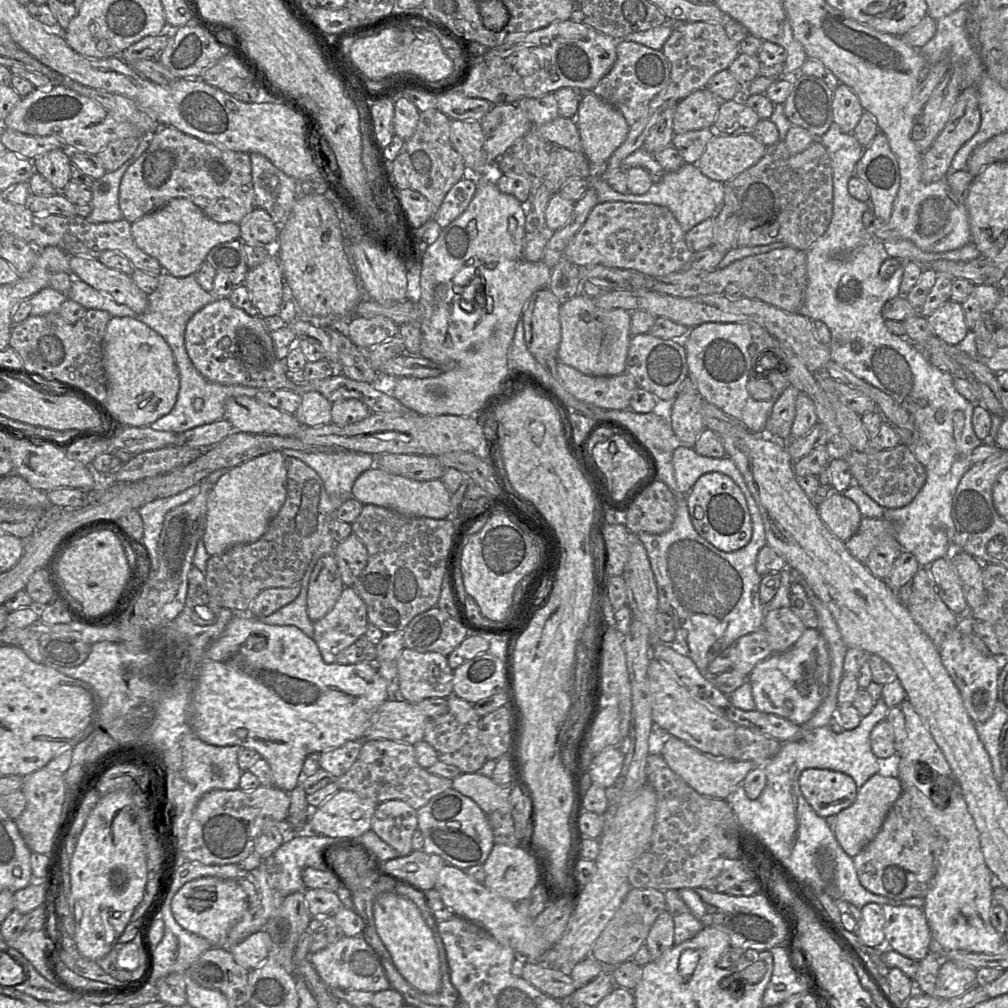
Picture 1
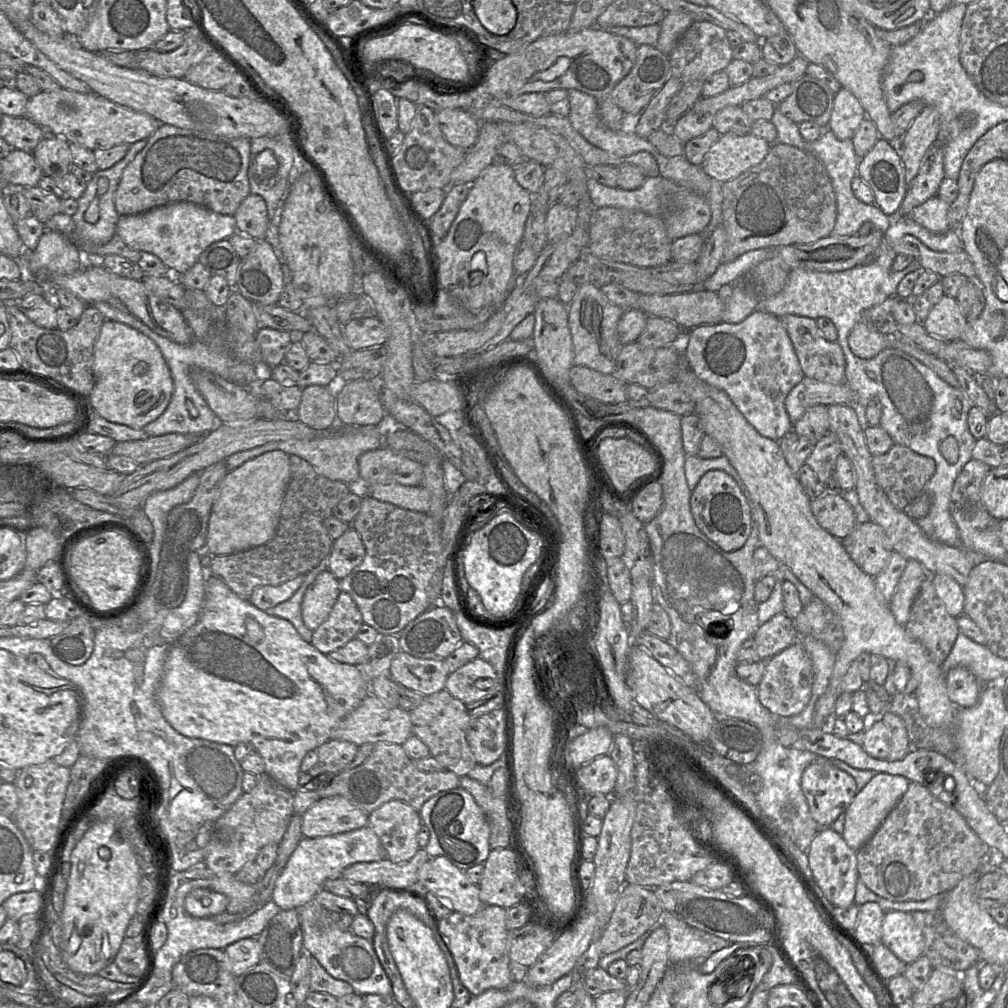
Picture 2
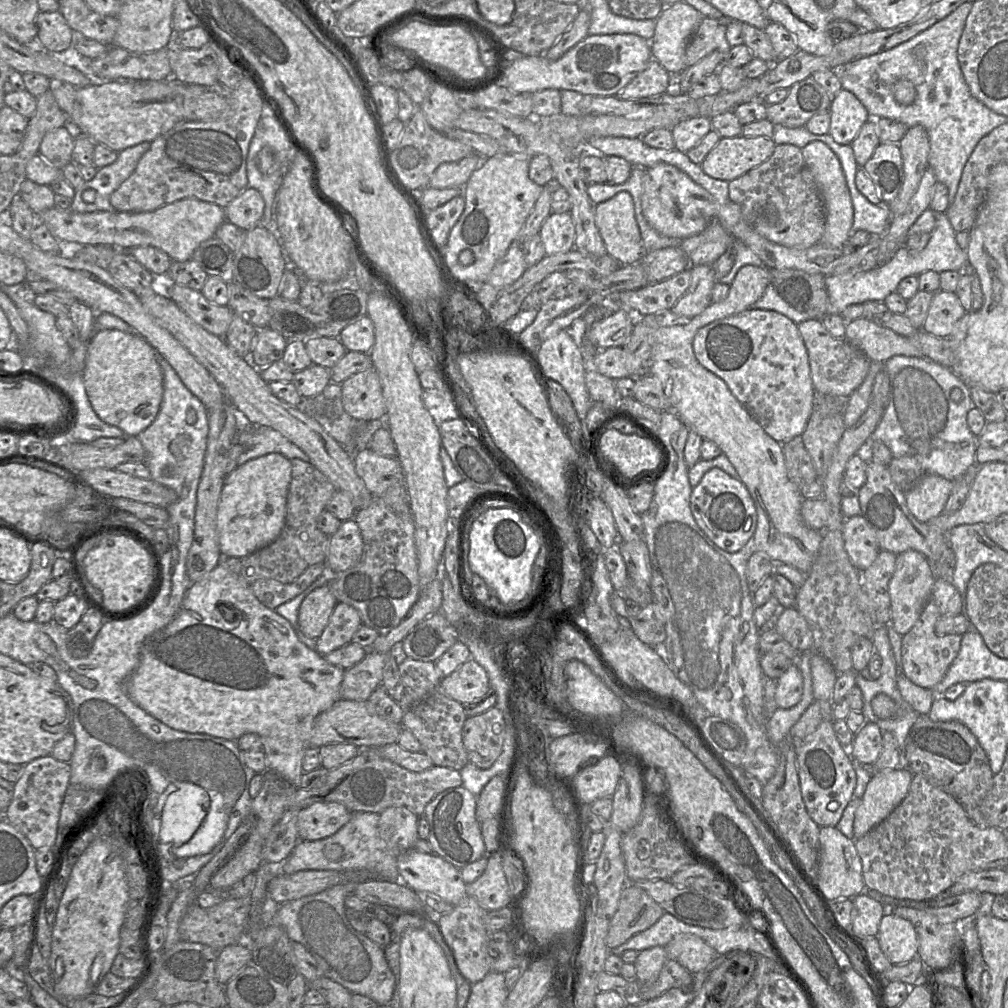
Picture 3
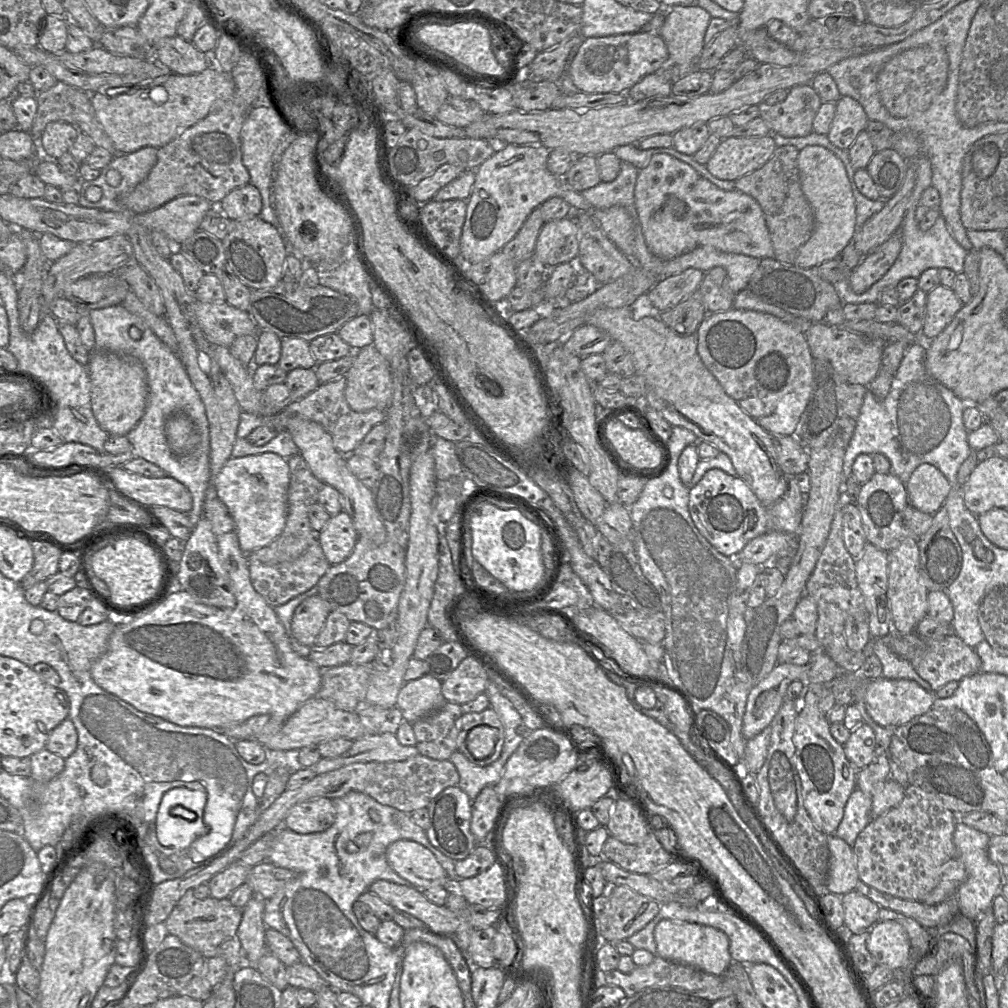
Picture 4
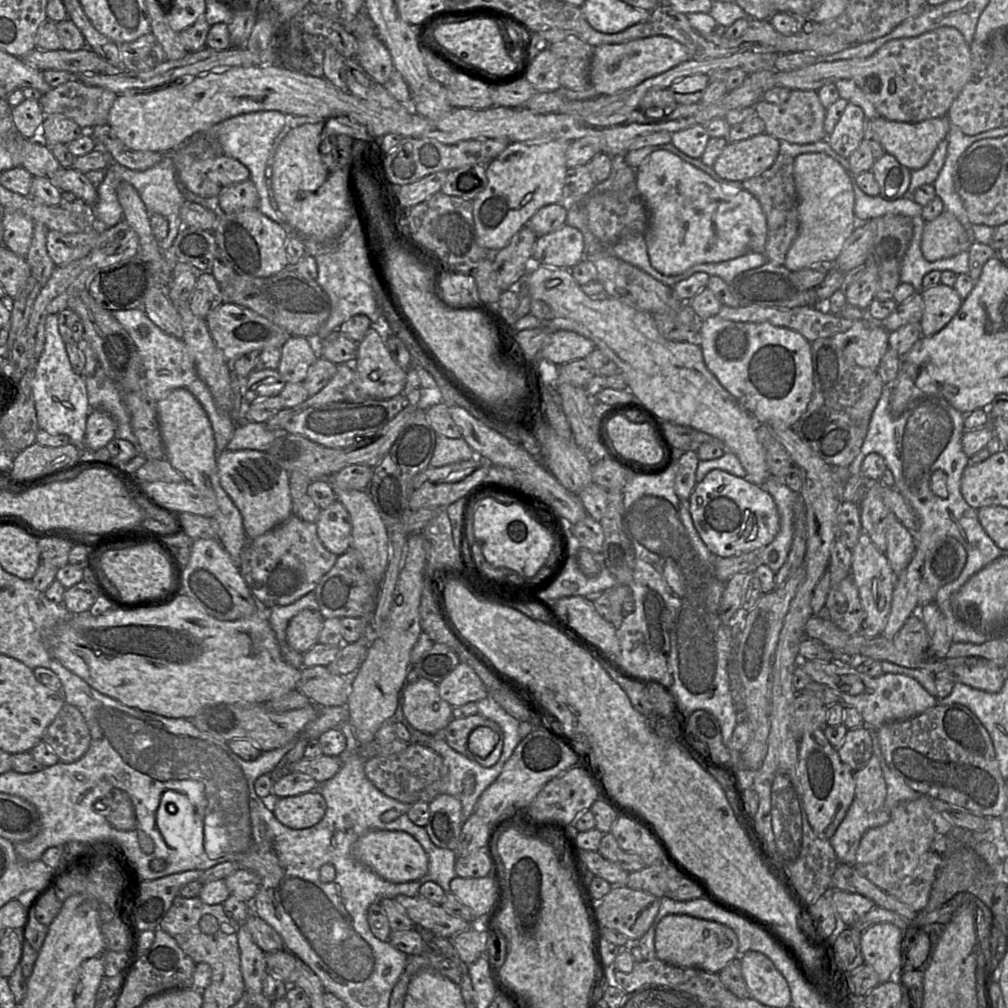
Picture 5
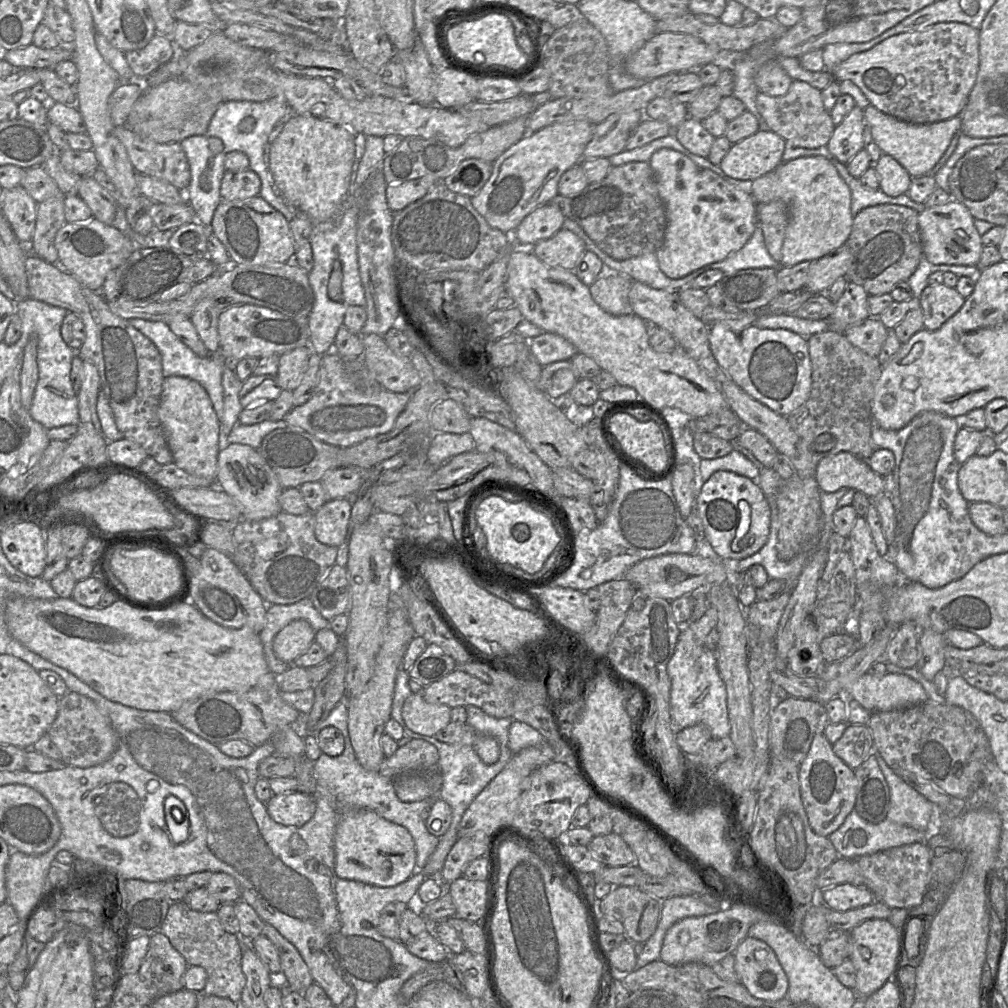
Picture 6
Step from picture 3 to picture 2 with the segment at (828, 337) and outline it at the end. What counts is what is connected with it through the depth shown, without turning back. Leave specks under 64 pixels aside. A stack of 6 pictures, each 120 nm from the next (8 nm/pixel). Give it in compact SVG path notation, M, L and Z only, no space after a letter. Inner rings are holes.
M793 314L780 316L779 319L791 339L806 377L830 384L845 383L846 361L843 350L837 342L830 342L824 337L815 319Z

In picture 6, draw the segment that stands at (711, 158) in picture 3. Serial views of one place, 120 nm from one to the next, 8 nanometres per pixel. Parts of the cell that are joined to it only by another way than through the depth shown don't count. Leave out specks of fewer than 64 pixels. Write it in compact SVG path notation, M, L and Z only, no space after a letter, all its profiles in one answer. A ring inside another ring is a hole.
M758 130L732 144L719 167L731 178L754 181L783 162L784 147L785 140L778 134Z

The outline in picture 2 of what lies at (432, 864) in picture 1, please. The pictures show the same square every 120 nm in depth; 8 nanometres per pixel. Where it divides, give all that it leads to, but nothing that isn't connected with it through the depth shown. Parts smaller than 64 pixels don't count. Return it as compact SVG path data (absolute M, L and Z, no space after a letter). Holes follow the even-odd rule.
M419 848L414 857L405 863L394 863L388 858L358 862L346 867L340 877L386 889L418 887L418 869L431 858L425 848Z

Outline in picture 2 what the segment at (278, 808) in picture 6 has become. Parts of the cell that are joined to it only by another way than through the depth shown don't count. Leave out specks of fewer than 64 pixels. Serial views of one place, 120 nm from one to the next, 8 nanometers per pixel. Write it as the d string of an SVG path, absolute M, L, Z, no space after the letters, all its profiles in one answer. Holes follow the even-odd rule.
M337 795L320 798L303 815L303 837L317 838L360 829L369 823L369 814Z

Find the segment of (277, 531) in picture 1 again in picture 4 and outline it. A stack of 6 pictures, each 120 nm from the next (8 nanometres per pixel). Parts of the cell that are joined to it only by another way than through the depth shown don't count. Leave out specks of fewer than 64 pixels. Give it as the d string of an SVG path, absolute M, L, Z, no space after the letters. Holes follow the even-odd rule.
M298 454L287 459L289 465L290 483L288 487L287 501L287 521L285 527L272 543L254 550L247 554L248 565L278 565L281 563L291 562L299 558L307 548L317 541L317 533L313 530L309 521L309 508L317 502L318 493L324 483L318 480L311 472L308 464L303 457Z

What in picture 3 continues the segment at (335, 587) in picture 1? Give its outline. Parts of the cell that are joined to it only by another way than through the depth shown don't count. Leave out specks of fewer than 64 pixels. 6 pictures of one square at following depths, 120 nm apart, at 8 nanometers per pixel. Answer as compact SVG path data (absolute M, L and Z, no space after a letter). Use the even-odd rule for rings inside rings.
M329 584L310 592L299 608L298 625L301 632L308 638L318 639L337 603L338 600Z

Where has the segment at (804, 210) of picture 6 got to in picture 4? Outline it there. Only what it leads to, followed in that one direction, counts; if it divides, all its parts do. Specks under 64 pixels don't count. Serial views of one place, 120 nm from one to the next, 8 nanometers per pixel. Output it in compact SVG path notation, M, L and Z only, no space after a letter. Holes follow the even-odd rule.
M811 145L800 150L798 170L800 185L813 209L815 224L812 235L798 250L793 264L800 268L816 268L823 262L838 258L842 250L853 240L857 232L855 198L843 162L823 146Z

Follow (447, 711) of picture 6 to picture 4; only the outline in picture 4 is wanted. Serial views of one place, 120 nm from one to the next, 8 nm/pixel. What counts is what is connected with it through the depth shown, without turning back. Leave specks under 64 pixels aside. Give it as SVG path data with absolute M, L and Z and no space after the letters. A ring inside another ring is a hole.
M424 675L403 684L396 707L401 711L404 721L413 724L437 711L446 702L441 692L441 682L430 675Z

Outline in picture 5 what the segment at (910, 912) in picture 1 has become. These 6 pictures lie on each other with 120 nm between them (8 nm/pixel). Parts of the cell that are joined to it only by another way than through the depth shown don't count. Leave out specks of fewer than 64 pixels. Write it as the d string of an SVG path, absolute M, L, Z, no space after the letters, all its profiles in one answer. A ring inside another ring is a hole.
M889 922L876 923L861 935L865 964L871 965L880 983L891 980L898 964L900 939L903 931Z

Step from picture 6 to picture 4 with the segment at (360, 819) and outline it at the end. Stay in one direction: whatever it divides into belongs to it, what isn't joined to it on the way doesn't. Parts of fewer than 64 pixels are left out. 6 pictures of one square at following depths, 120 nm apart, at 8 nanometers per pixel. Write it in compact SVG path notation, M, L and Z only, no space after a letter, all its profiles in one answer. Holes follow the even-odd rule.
M406 839L391 843L386 850L390 867L419 890L445 887L447 874L436 857L423 845Z

